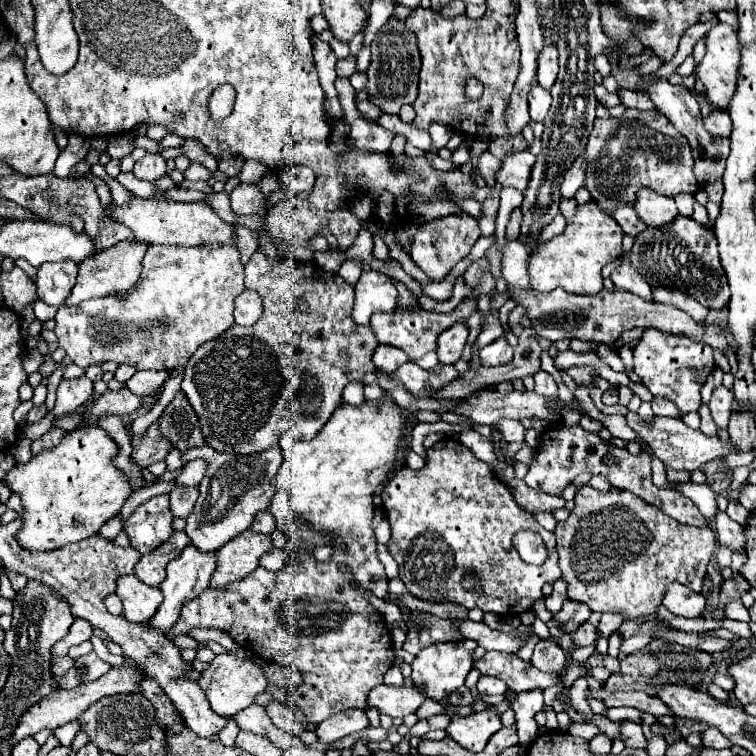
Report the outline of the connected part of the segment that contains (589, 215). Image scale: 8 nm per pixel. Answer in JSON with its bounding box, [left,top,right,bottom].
[528,199,624,295]

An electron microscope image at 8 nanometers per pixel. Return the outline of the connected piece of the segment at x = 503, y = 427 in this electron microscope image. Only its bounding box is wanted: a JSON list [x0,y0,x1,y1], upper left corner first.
[498,419,526,443]

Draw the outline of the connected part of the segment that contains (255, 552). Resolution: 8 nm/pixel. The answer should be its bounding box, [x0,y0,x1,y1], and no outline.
[212,531,272,587]

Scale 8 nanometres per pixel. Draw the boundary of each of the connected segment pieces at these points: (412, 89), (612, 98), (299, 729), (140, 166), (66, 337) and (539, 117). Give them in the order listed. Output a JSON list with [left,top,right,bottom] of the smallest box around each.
[[366,19,420,113],[594,84,621,108],[266,701,306,737],[132,153,166,181],[56,245,244,369],[528,85,550,121]]

